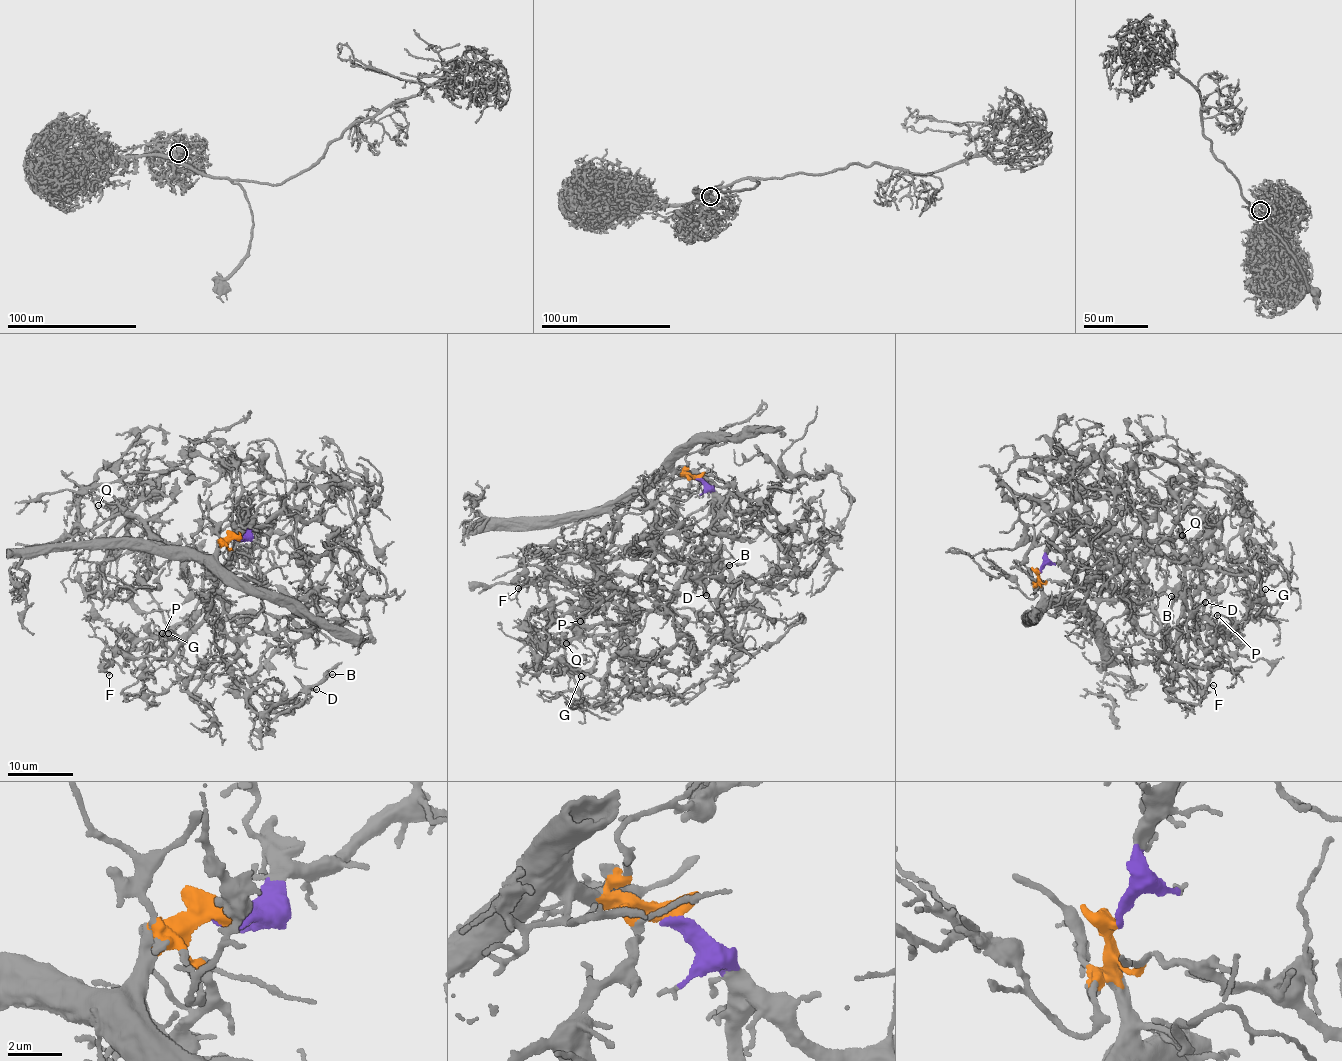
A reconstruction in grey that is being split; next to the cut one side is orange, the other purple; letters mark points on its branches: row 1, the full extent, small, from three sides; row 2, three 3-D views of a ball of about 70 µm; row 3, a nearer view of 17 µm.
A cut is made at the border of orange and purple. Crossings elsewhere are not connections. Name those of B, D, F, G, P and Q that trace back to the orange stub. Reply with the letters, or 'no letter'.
B, D, Q

